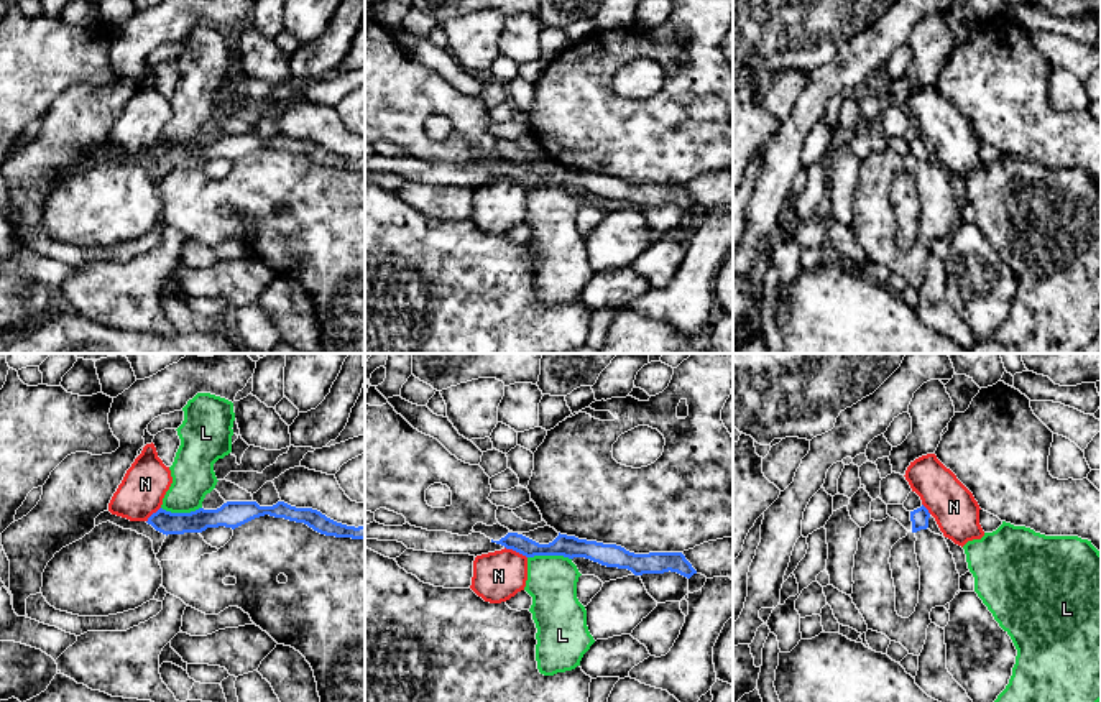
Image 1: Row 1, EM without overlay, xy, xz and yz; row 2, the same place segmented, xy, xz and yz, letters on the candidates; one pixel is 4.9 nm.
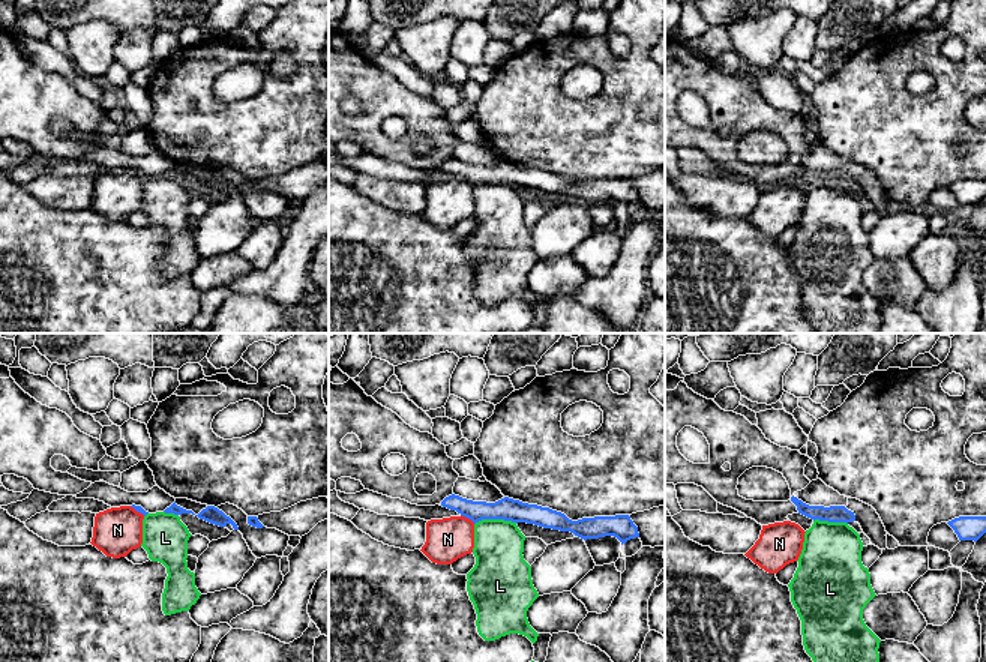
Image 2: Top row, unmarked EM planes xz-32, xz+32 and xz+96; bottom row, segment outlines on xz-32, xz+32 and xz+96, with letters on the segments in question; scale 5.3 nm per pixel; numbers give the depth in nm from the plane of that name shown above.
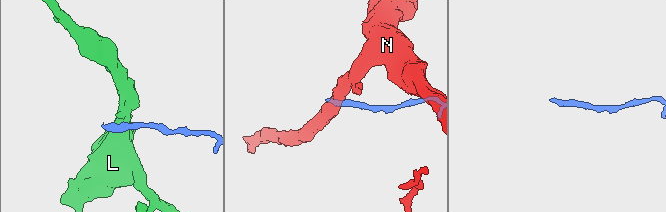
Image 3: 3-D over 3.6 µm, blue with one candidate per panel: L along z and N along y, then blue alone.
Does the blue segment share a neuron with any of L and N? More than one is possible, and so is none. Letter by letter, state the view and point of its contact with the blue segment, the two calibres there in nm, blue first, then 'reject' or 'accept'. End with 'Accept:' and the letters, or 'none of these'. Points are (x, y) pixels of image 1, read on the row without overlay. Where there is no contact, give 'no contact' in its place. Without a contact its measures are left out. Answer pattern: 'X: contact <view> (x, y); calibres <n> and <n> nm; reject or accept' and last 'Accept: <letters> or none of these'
L: contact xz (549, 186); calibres 110 and 240 nm; reject
N: contact xz (516, 183); calibres 110 and 240 nm; reject
Accept: none of these

